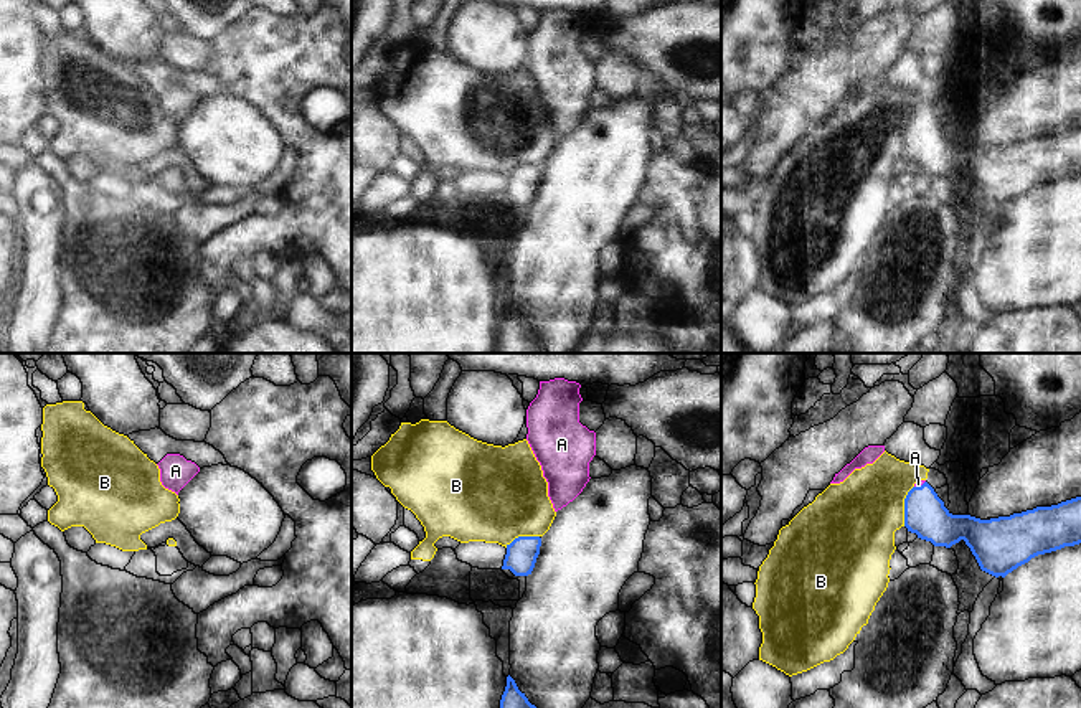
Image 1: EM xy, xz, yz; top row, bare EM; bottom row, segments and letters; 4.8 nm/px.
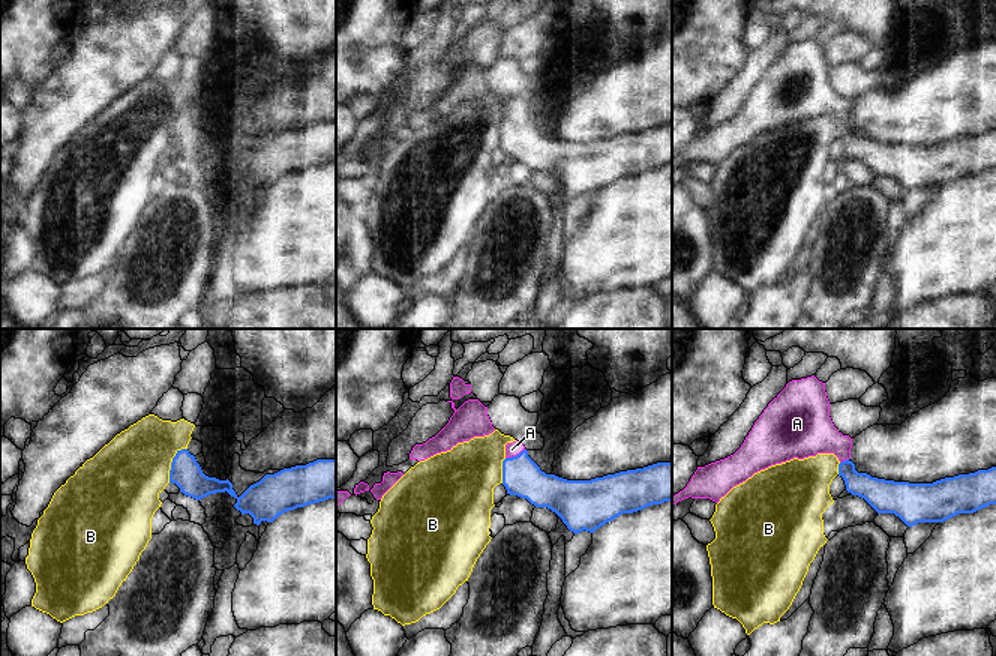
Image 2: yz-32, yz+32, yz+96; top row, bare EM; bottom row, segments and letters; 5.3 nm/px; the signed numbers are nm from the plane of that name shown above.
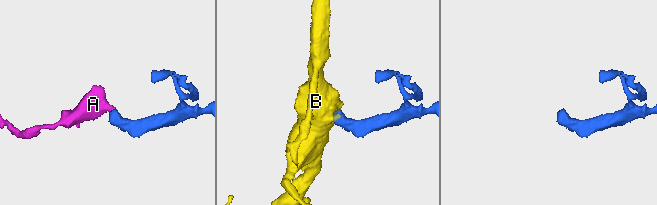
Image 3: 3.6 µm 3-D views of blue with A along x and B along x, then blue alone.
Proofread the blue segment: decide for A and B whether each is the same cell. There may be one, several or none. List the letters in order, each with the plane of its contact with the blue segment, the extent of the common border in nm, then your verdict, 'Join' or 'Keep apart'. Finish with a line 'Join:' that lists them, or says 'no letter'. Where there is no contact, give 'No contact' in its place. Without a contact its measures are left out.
A: Touches blue in yz. Shared border 70 nm. Join
B: Touches blue in yz. Shared border 200 nm. Keep apart
Join: A

